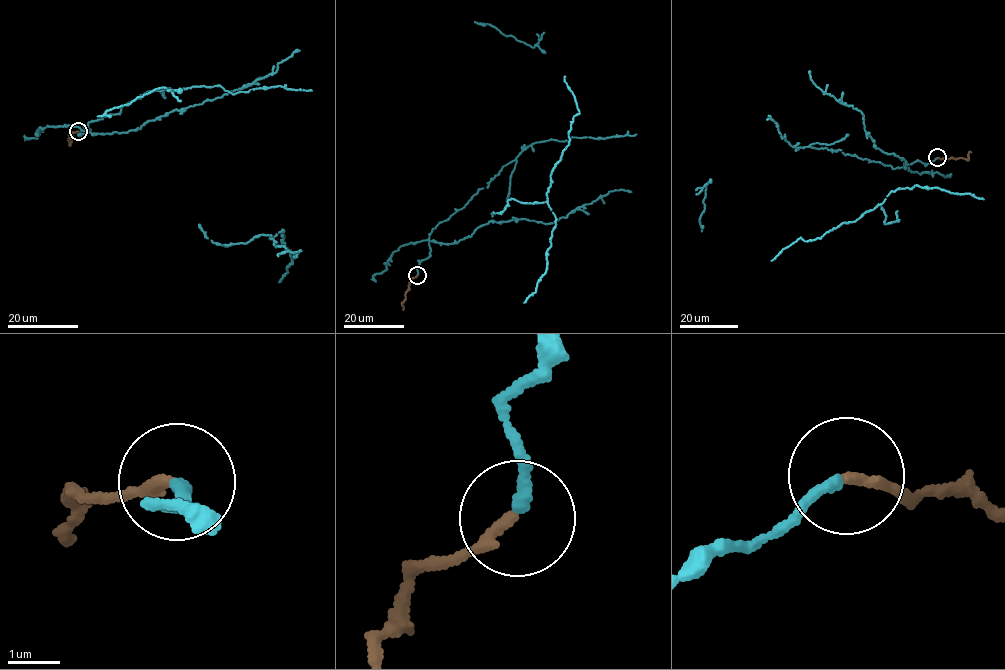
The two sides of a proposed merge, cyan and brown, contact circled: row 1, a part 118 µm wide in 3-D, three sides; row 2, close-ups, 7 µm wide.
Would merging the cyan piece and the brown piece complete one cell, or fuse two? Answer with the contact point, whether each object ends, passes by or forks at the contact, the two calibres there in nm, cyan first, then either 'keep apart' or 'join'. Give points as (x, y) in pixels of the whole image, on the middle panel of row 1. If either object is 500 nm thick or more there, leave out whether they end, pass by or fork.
place (417, 275); cyan ends; brown ends; calibres 220 and 240 nm; join

